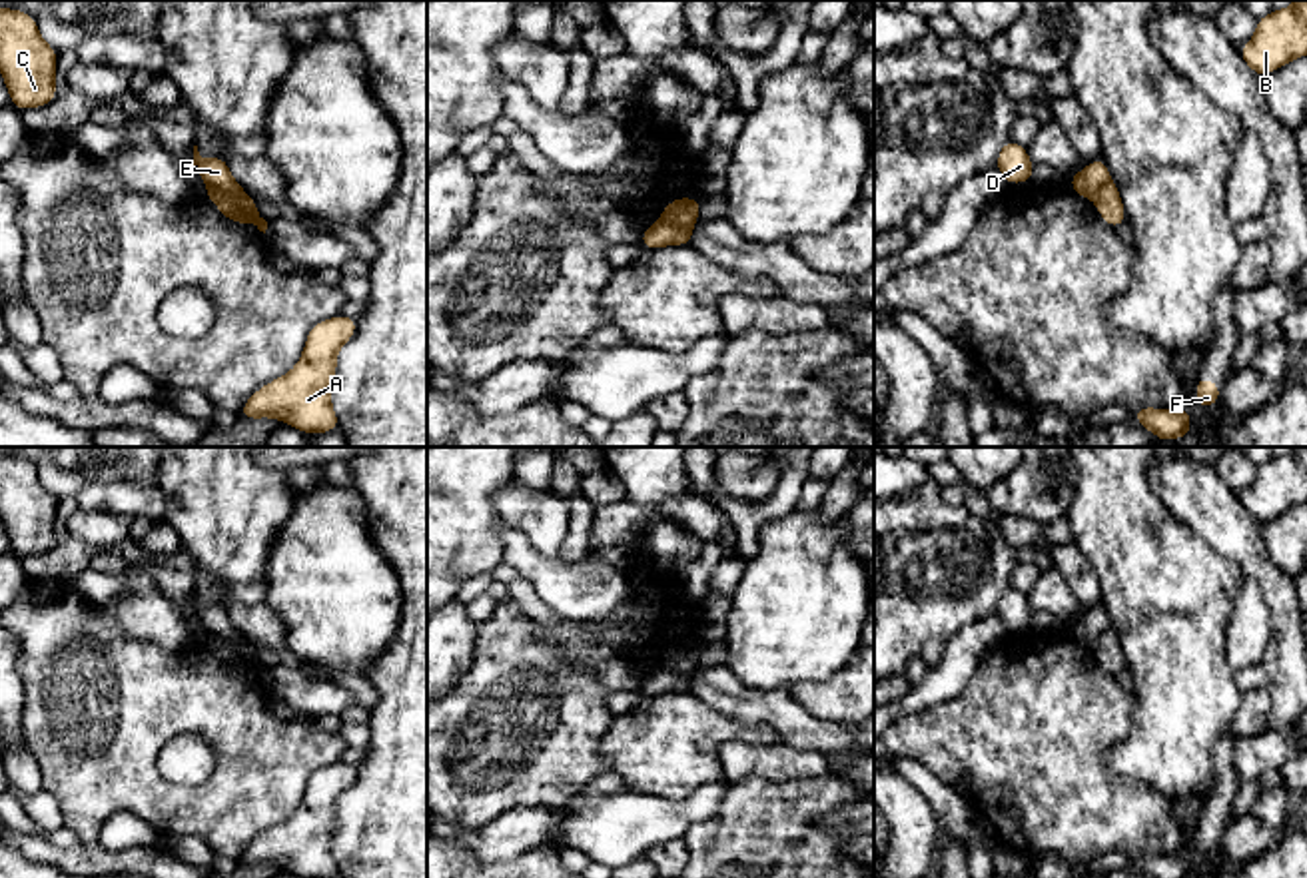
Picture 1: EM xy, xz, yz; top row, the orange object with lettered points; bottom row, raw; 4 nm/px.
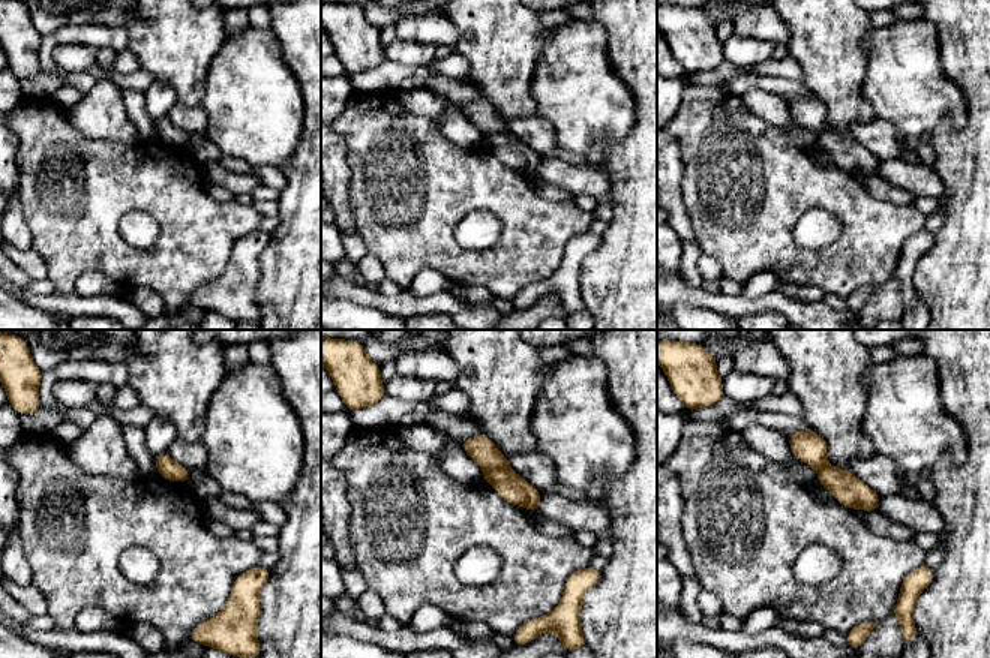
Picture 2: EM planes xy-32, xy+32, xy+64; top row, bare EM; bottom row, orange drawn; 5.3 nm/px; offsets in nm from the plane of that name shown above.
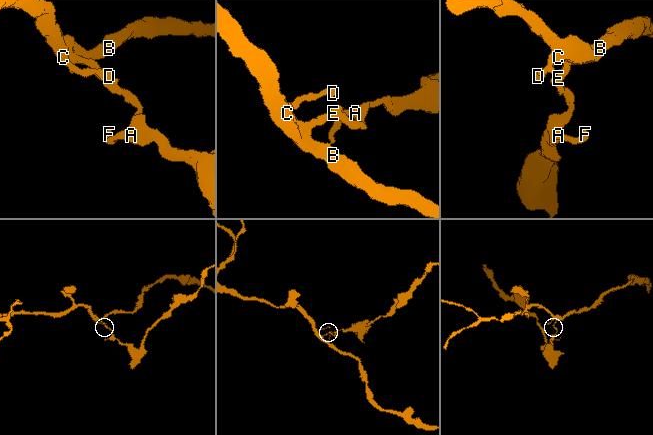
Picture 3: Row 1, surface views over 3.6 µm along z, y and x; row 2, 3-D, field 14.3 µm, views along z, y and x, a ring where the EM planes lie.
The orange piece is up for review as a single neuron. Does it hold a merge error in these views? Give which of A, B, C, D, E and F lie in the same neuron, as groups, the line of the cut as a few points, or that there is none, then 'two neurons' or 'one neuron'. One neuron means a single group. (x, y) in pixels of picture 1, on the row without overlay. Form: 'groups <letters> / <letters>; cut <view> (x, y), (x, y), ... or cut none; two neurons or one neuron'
groups A F / B C D E; cut xy (210, 635), (246, 645); two neurons

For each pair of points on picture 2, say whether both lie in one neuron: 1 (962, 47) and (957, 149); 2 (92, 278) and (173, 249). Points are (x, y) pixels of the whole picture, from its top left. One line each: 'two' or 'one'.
1: one
2: two

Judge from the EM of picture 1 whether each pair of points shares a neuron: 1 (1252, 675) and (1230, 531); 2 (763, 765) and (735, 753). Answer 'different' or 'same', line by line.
1: different
2: same

